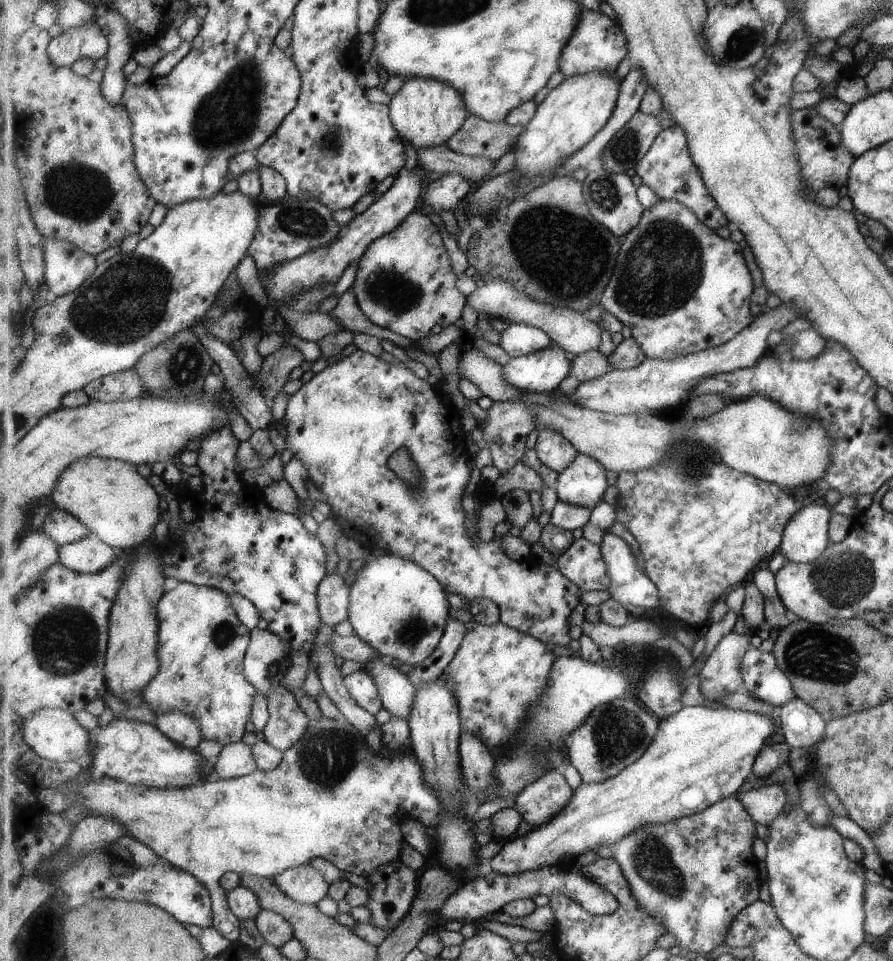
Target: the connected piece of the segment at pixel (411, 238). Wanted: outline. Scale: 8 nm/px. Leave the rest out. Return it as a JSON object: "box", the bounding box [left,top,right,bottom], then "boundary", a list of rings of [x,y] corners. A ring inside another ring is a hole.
{"box":[351,211,468,342],"boundary":[[[413,211],[393,232],[374,240],[357,263],[358,270],[351,286],[357,295],[358,305],[373,324],[417,342],[427,337],[433,326],[439,324],[447,328],[463,318],[468,296],[459,292],[457,274],[453,272],[451,256],[447,254],[439,227],[425,213]]]}

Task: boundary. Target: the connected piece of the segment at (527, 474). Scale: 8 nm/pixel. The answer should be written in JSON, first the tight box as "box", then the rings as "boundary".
{"box":[494,461,546,498],"boundary":[[[519,461],[512,470],[503,473],[501,478],[494,482],[494,492],[498,498],[513,489],[523,489],[528,493],[541,492],[546,486],[543,478],[533,468],[525,466],[522,461]]]}

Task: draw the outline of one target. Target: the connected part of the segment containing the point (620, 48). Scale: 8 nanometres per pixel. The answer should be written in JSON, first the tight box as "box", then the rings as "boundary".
{"box":[560,9,629,77],"boundary":[[[585,9],[582,12],[581,23],[575,27],[574,35],[563,49],[560,60],[560,71],[566,77],[584,75],[590,72],[606,72],[615,75],[623,58],[629,54],[626,32],[619,22],[601,12]]]}

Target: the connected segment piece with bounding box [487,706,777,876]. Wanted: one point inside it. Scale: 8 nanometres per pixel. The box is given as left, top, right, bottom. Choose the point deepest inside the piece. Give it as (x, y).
(699, 756)

